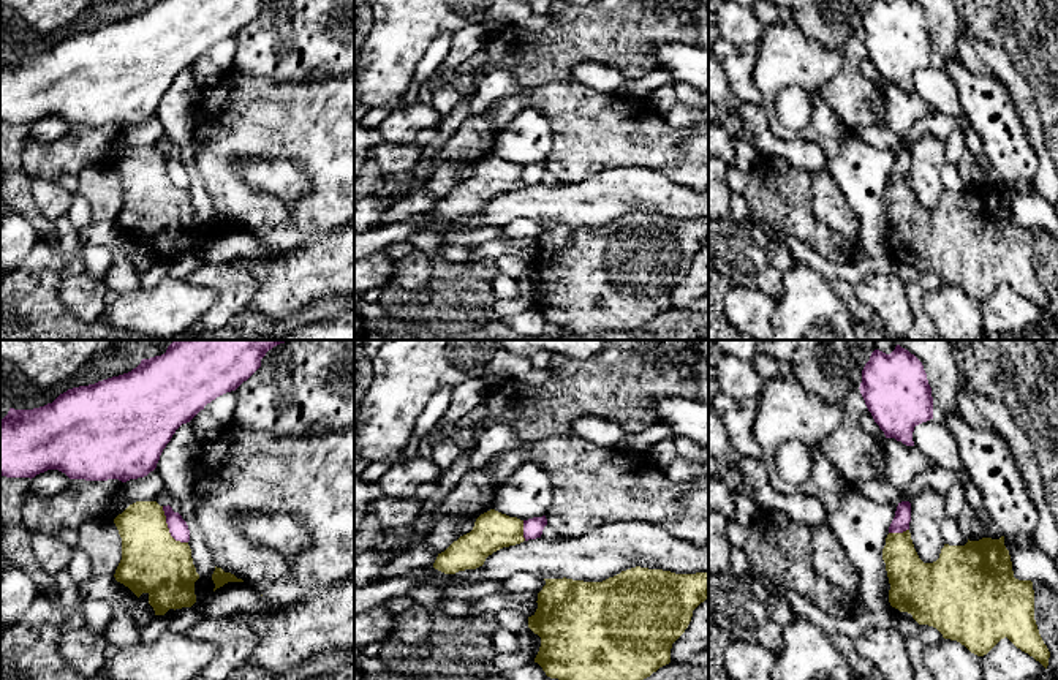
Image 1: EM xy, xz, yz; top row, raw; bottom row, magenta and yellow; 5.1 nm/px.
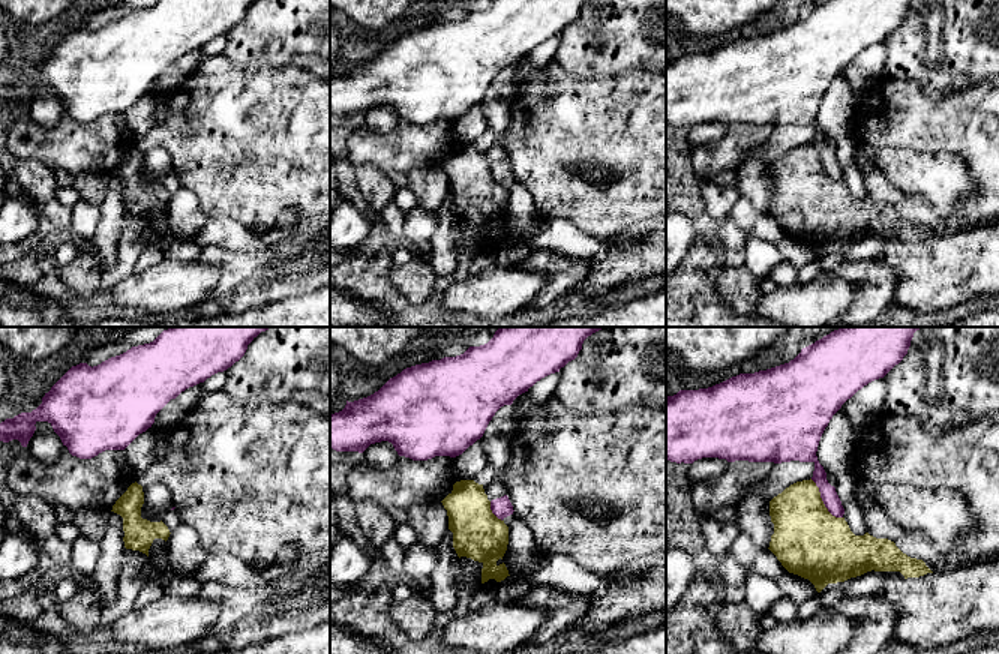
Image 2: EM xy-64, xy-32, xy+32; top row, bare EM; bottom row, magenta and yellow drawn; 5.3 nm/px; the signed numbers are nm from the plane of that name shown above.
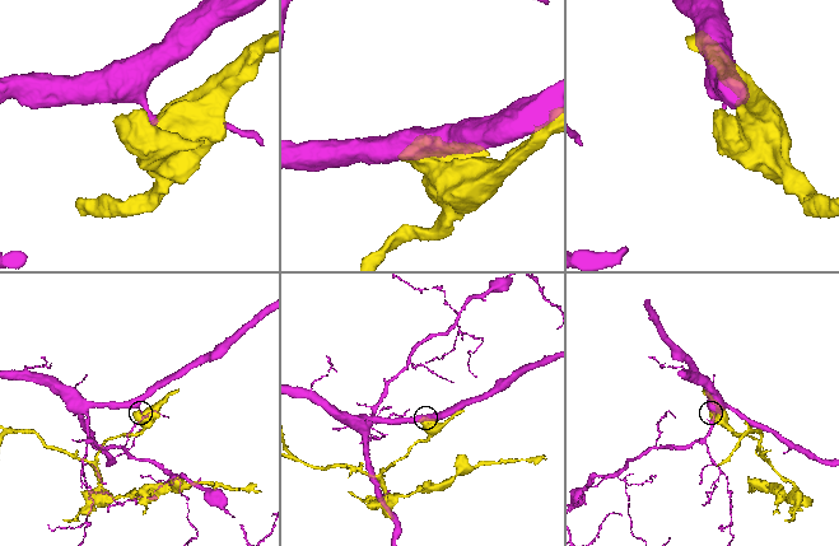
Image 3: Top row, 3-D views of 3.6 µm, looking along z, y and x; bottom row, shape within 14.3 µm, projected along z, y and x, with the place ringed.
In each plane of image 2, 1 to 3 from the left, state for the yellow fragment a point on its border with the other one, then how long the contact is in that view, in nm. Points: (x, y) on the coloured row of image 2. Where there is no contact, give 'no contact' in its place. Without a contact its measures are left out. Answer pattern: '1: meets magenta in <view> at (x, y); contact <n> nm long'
1: no contact
2: meets magenta in xy-32 at (492, 512); contact 130 nm long
3: meets magenta in xy+32 at (822, 500); contact 280 nm long

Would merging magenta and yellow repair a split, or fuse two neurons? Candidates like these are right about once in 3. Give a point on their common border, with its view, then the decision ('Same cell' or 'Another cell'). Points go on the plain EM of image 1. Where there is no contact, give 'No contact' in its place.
Touches magenta at xy (168, 173). Another cell

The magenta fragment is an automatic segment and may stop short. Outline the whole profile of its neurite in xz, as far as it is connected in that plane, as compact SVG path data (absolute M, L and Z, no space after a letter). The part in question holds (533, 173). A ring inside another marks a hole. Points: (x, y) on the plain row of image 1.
M546 161L523 166L523 183L525 183L525 187L541 183L546 171L547 171Z

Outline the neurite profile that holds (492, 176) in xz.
M490 155L476 164L470 179L438 199L433 213L444 220L476 215L493 198L523 187L523 166Z

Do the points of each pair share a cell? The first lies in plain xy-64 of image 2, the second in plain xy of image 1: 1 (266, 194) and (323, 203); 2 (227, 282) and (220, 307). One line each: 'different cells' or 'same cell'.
1: same cell
2: same cell

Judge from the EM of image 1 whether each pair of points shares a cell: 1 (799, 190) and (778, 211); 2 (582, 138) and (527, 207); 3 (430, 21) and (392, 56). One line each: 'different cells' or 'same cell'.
1: same cell
2: different cells
3: same cell

